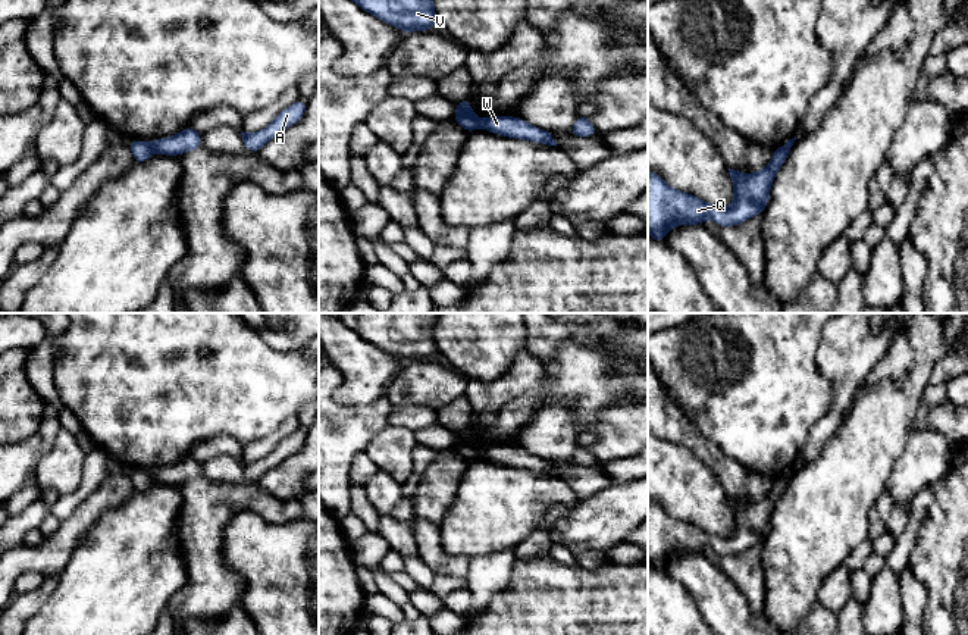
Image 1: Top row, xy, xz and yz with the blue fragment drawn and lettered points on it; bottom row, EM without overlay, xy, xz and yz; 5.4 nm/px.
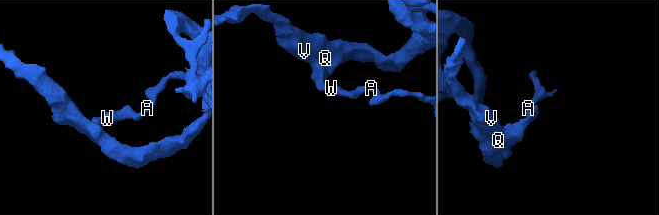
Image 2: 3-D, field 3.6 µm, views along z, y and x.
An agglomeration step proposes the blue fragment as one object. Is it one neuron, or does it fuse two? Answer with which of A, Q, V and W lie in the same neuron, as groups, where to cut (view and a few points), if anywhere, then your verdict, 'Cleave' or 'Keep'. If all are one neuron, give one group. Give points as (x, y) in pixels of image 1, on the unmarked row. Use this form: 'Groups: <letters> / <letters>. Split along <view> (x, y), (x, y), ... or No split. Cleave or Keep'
Groups: A W / Q V. Split along xy (150, 472), (154, 478). Cleave

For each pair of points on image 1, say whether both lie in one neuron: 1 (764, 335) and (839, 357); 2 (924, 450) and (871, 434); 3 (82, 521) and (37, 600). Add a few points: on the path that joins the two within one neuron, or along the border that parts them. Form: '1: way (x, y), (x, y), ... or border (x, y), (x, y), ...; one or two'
1: border (823, 328), (815, 365), (830, 384); two
2: border (915, 424), (908, 434), (905, 450), (890, 475); two
3: border (58, 572), (47, 572), (44, 575); two

